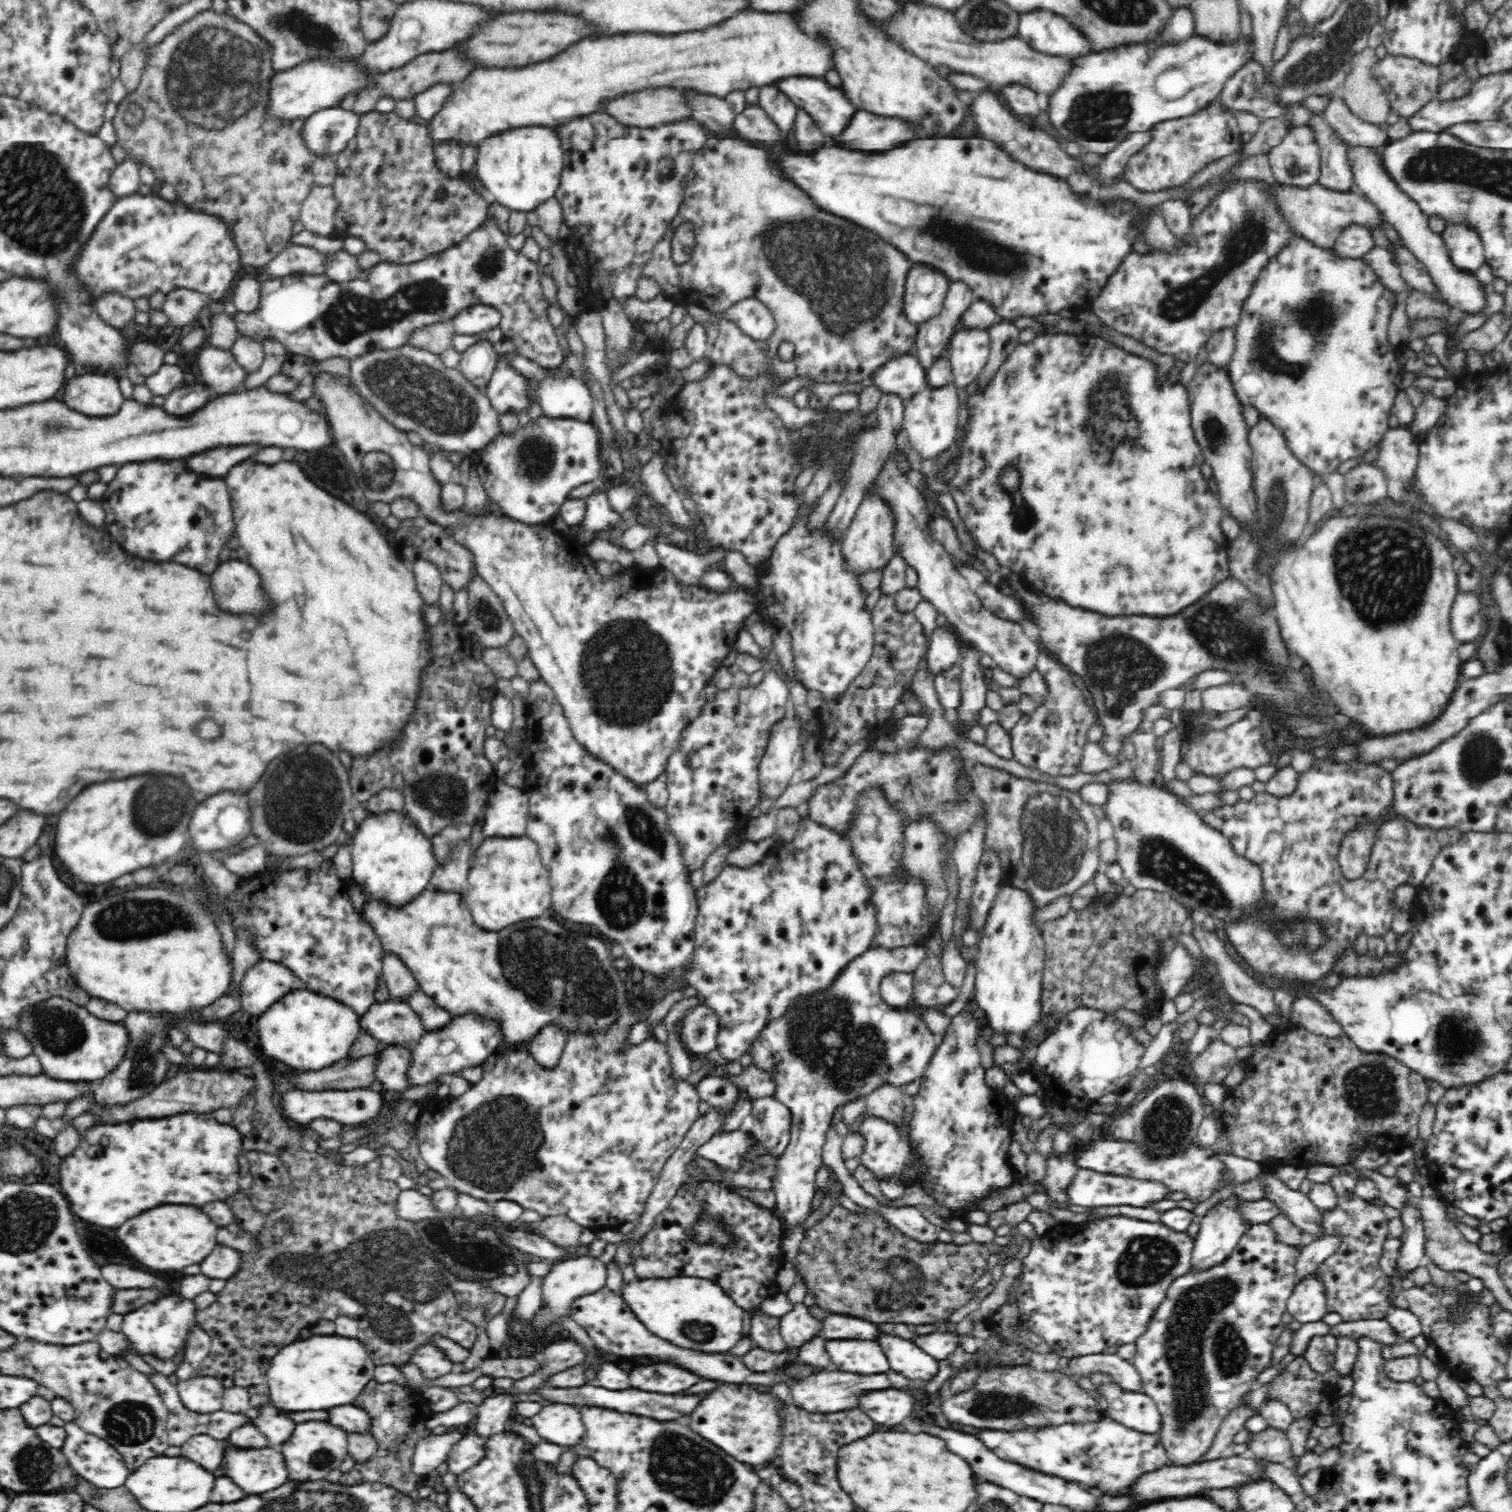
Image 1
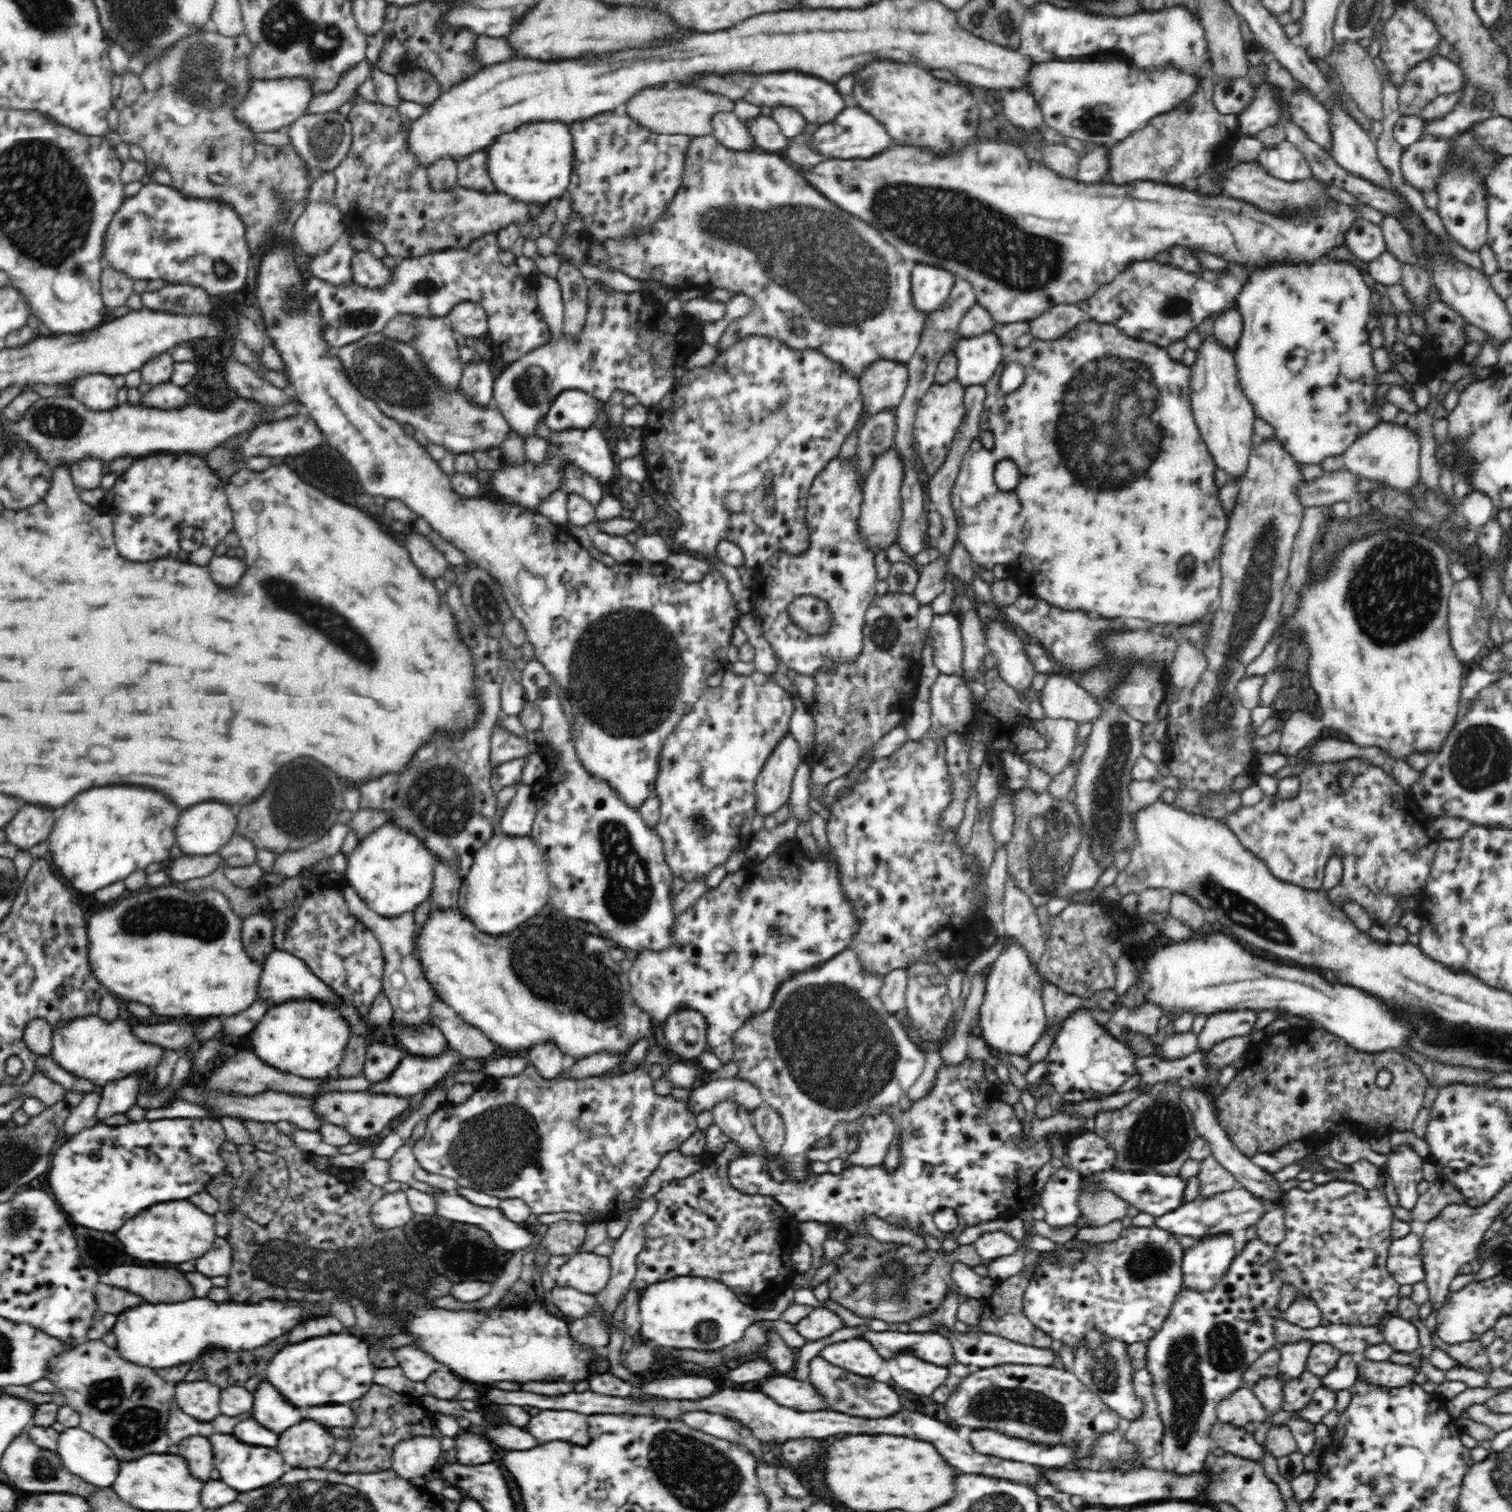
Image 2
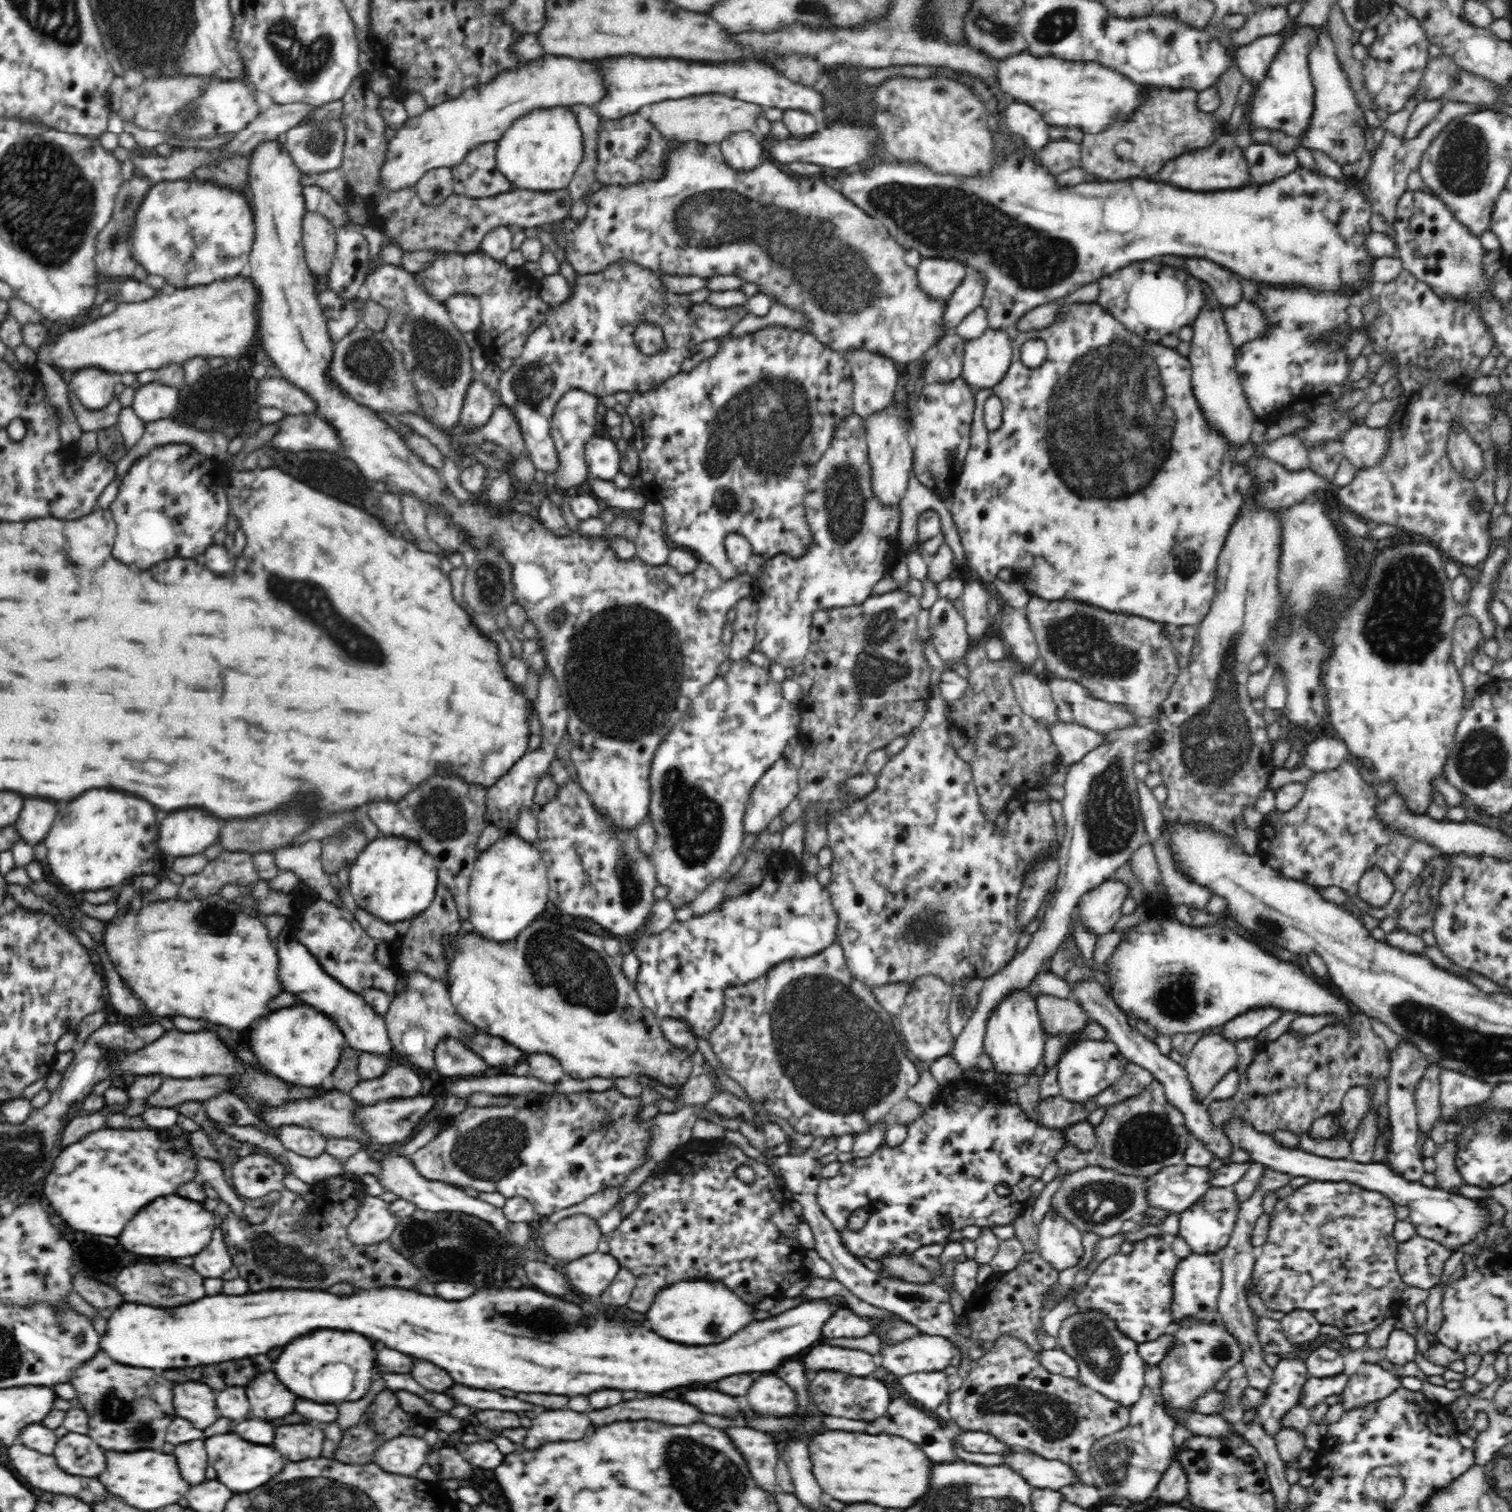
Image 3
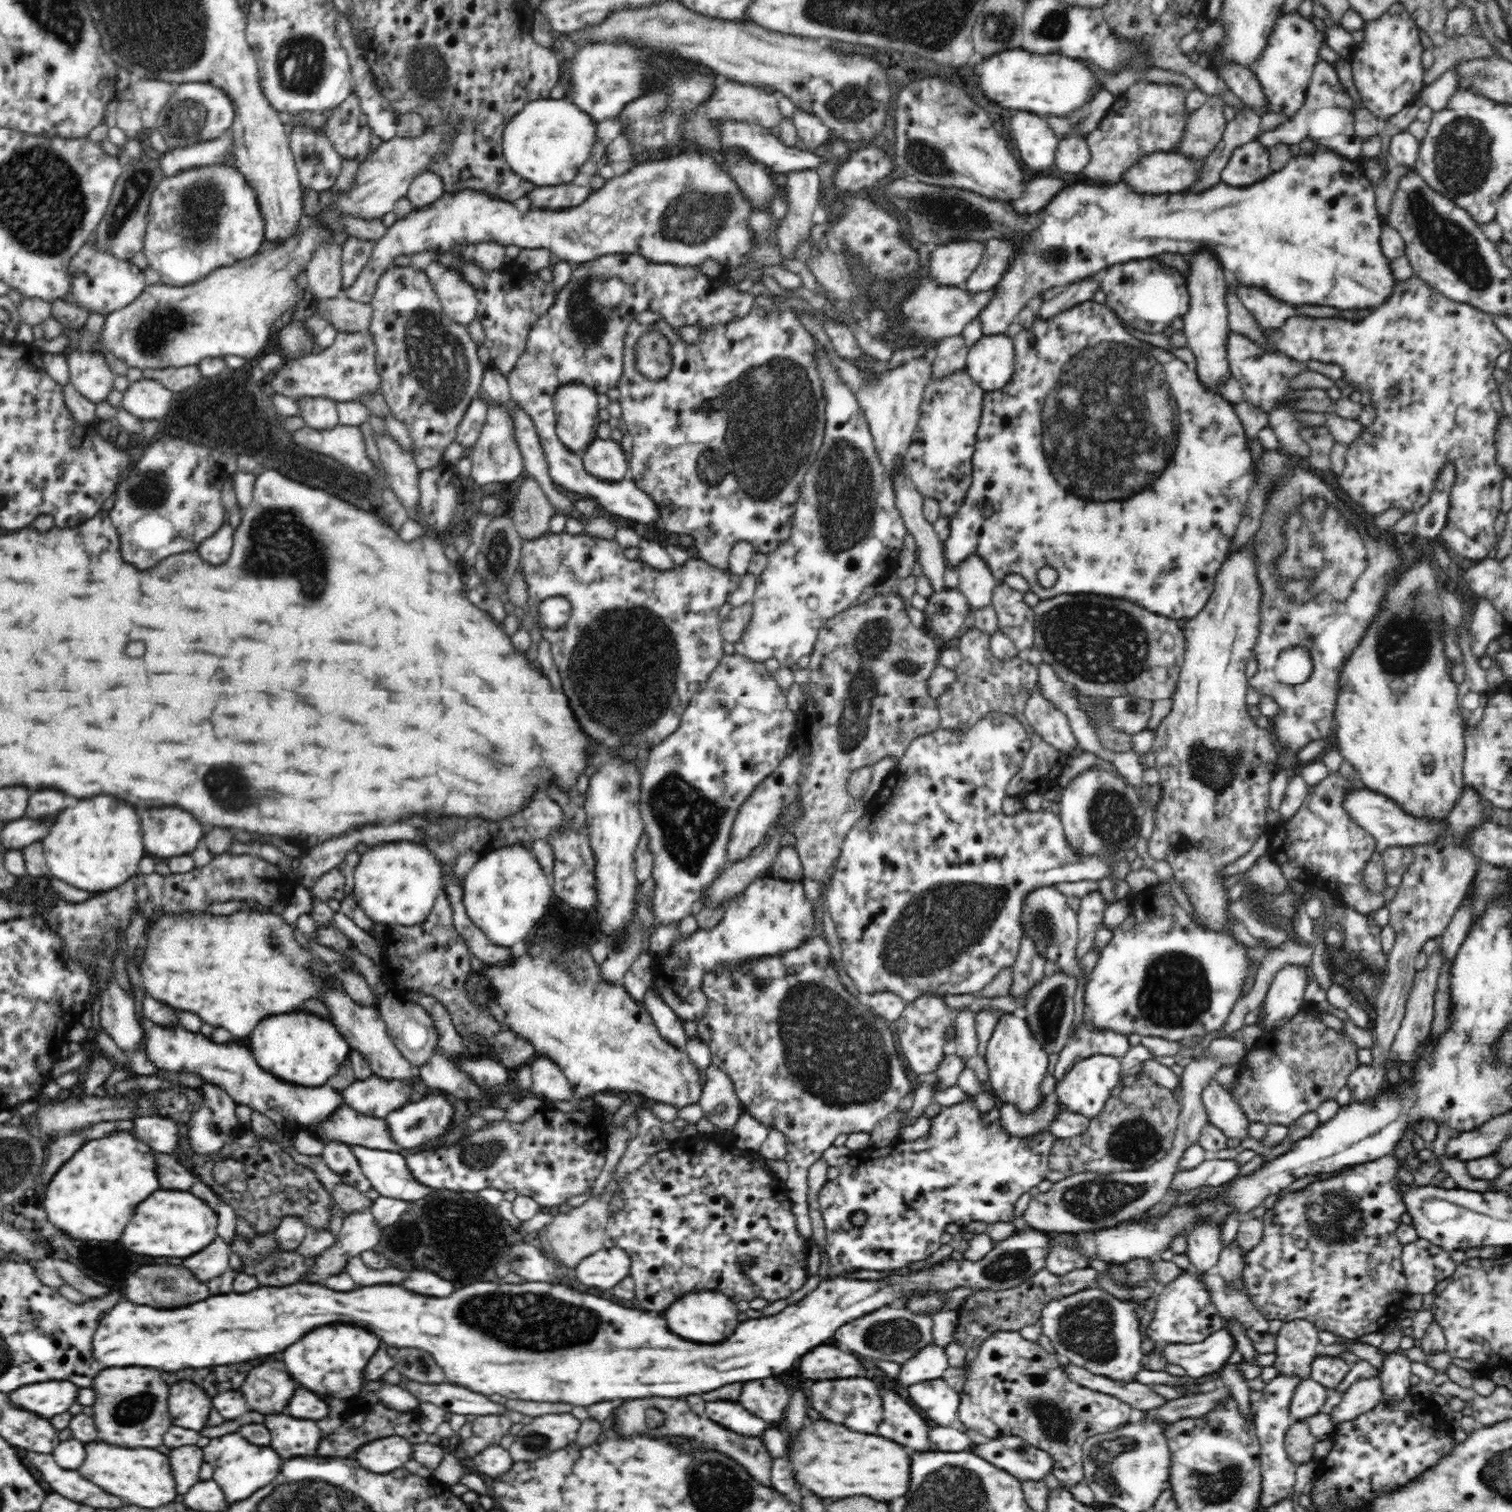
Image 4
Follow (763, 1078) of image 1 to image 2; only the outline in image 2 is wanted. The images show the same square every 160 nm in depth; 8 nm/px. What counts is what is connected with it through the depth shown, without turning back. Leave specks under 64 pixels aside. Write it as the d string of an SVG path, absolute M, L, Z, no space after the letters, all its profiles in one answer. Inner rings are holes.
M742 1077L710 1079L705 1085L691 1090L688 1102L690 1109L696 1114L703 1110L711 1110L711 1106L722 1099L732 1099L748 1110L763 1103L760 1087Z

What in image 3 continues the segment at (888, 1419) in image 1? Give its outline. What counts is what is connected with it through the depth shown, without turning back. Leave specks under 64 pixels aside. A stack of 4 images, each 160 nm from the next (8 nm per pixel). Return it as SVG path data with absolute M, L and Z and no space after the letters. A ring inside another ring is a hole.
M834 1370L816 1372L816 1376L810 1380L810 1392L812 1392L812 1402L818 1402L820 1412L824 1412L829 1416L850 1418L850 1420L874 1420L874 1418L880 1418L886 1412L888 1404L892 1402L890 1390L880 1380L856 1378L856 1376L850 1376L846 1372L834 1372ZM859 1398L860 1410L853 1407L854 1400Z

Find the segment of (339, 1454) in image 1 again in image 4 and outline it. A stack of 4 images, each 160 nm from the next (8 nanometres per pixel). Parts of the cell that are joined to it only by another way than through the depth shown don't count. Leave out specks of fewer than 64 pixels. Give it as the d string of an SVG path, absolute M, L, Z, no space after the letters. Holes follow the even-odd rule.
M266 1416L266 1428L272 1432L272 1448L282 1458L314 1456L320 1446L320 1430L316 1422L292 1416Z

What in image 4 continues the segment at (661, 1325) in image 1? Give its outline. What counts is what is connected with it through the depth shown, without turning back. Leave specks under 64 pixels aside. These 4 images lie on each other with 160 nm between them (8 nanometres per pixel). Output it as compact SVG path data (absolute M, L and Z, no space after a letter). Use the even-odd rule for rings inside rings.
M699 1290L688 1291L686 1294L678 1297L676 1302L672 1302L664 1312L666 1326L672 1334L692 1340L692 1342L702 1342L702 1344L714 1344L724 1338L728 1338L741 1322L738 1320L738 1306L733 1299L718 1290Z

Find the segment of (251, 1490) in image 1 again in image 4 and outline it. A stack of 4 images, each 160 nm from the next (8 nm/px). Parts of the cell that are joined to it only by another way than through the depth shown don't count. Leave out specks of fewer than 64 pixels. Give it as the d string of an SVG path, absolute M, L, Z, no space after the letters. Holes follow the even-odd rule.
M236 1432L224 1434L222 1438L212 1438L210 1444L204 1446L204 1458L214 1468L214 1480L226 1492L228 1502L248 1498L252 1492L272 1482L282 1466L282 1458L270 1446L254 1446Z

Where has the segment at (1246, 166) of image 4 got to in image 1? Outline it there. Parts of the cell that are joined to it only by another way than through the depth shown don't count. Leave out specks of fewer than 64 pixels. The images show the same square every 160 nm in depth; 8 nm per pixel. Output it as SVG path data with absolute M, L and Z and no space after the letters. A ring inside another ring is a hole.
M1312 126L1291 128L1268 154L1272 174L1282 185L1308 189L1321 178L1322 149Z

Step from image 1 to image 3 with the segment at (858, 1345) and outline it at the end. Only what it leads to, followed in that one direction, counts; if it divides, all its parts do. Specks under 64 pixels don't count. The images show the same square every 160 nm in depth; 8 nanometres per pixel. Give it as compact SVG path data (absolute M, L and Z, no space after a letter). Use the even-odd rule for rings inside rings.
M816 1346L806 1356L806 1368L812 1370L844 1370L854 1376L870 1376L876 1372L874 1356L864 1350L836 1348L836 1346Z

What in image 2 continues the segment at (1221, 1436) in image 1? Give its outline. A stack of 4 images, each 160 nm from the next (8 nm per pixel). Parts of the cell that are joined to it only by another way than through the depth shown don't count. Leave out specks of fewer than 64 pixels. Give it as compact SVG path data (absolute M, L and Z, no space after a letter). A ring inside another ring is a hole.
M1250 1384L1238 1388L1227 1400L1222 1400L1217 1410L1219 1422L1236 1428L1242 1428L1250 1422L1263 1422L1267 1417Z

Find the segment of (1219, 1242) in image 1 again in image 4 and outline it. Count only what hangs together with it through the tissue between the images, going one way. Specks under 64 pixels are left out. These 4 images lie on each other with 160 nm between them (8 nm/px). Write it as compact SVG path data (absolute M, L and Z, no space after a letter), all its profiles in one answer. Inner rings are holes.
M1189 1267L1182 1269L1174 1280L1162 1287L1156 1297L1157 1304L1154 1311L1152 1322L1145 1330L1147 1338L1154 1340L1152 1347L1146 1348L1145 1356L1142 1360L1143 1369L1150 1371L1162 1371L1166 1369L1166 1361L1160 1355L1160 1348L1164 1344L1174 1344L1174 1342L1202 1342L1209 1338L1214 1332L1225 1328L1225 1320L1220 1311L1216 1309L1210 1289L1204 1281L1204 1274L1208 1272L1200 1271Z

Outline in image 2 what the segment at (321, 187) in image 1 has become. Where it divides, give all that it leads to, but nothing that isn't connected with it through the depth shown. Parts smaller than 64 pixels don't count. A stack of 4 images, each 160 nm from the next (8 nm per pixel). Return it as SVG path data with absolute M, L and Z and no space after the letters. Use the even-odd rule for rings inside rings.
M333 200L308 201L294 224L294 244L313 255L330 248L345 231L341 212Z

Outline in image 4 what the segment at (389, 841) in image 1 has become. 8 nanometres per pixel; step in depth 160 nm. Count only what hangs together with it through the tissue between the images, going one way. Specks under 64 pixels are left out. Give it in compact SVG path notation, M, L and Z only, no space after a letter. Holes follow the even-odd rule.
M392 841L371 845L358 862L354 870L353 894L373 924L379 923L385 926L399 924L402 926L414 926L424 922L429 916L438 896L442 894L443 866L433 856L430 849L424 844L412 841Z

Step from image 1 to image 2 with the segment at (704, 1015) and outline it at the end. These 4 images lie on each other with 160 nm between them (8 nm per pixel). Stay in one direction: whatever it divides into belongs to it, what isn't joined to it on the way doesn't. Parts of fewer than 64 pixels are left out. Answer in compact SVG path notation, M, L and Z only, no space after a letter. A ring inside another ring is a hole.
M684 1008L672 1012L664 1020L663 1035L668 1042L668 1048L676 1051L684 1060L697 1061L698 1057L706 1051L706 1030L708 1030L706 1017L696 1009ZM694 1026L697 1030L696 1044L688 1044L684 1040L684 1030Z

